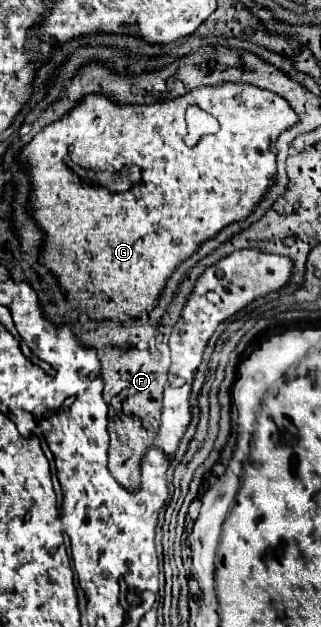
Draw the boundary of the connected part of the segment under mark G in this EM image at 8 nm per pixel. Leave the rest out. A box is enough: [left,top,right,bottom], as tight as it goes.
[19,82,299,322]

